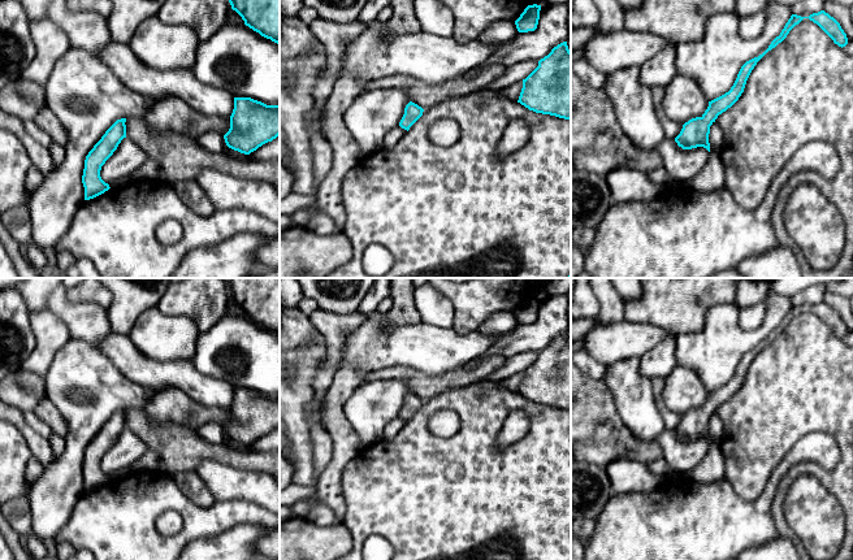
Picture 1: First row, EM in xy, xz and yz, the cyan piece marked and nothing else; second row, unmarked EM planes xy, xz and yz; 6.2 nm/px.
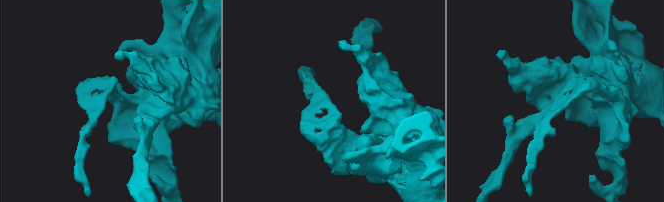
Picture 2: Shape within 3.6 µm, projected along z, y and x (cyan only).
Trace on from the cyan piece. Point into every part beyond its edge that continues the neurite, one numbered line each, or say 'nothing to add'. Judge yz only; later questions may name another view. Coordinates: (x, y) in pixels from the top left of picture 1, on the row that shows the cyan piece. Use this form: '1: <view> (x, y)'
nothing to add

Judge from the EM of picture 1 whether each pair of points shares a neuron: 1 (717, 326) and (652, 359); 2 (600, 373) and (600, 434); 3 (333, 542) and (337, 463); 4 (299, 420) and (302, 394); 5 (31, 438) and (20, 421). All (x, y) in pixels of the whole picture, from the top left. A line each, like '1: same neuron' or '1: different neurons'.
1: different neurons
2: different neurons
3: different neurons
4: same neuron
5: same neuron

